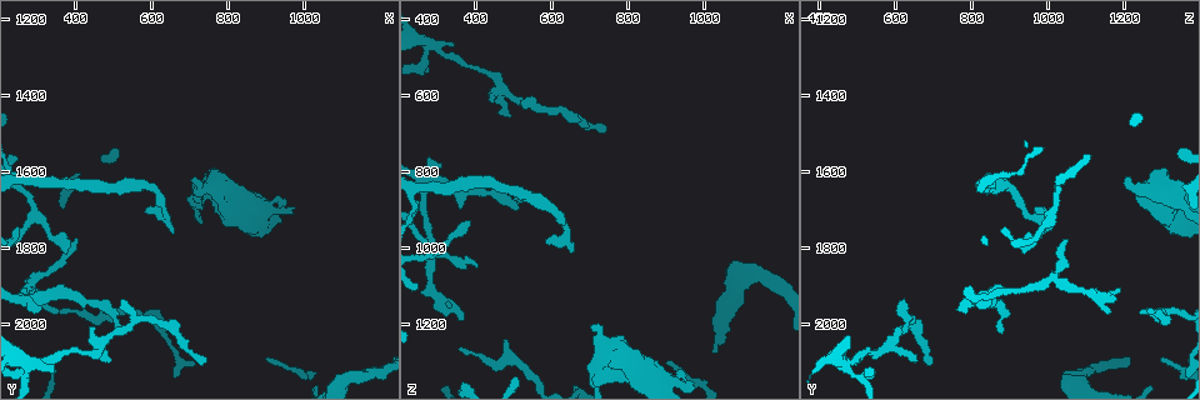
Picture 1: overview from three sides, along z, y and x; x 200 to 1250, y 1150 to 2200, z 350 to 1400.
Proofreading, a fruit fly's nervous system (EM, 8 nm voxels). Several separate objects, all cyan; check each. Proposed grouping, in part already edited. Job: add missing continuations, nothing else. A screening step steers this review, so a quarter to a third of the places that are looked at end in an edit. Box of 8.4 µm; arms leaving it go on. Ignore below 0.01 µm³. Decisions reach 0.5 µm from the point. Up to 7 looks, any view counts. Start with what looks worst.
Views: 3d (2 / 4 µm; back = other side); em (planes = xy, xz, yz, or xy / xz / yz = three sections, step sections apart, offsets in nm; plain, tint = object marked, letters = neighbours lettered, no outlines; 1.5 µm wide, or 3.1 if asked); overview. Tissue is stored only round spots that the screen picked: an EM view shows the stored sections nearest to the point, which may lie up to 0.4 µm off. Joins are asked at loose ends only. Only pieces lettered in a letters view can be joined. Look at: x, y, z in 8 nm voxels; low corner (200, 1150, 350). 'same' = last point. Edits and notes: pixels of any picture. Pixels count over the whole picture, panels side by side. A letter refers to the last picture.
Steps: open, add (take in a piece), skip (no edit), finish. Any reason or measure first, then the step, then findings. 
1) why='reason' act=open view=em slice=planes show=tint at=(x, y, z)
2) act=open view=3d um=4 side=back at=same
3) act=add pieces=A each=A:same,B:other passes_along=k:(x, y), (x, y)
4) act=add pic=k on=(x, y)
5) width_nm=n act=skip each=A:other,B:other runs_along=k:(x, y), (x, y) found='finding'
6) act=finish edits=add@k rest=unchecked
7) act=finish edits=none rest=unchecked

why='tapers out' act=open view=em slice=planes show=letters at=(525, 2025, 870)

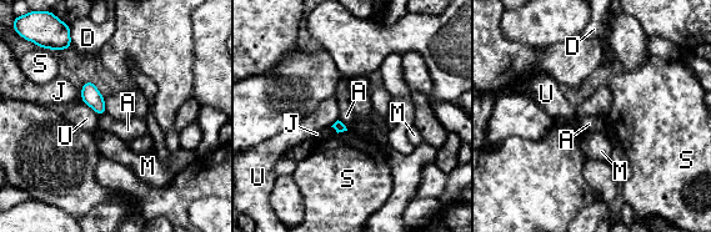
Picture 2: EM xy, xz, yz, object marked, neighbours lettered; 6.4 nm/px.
longest_contact=U:160nm act=skip each=A:other,D:other,J:other,M:other,S:other,U:other found='no lettered piece goes on from it'

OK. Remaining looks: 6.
why='an open end' act=open view=3d um=2 at=(280, 1965, 760)

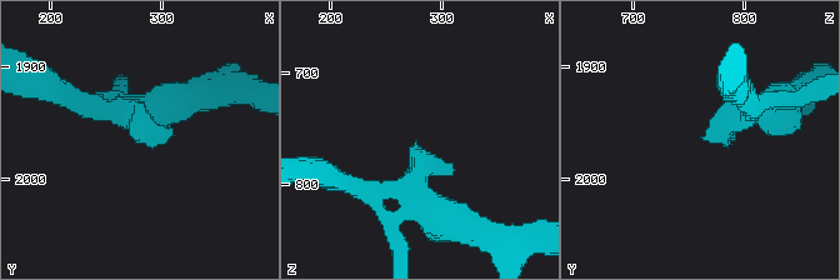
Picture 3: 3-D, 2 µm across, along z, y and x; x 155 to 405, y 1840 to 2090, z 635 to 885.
arm_widths_nm=170,300 why='need the tissue' act=open view=em slice=planes show=letters at=(276, 1966, 764)

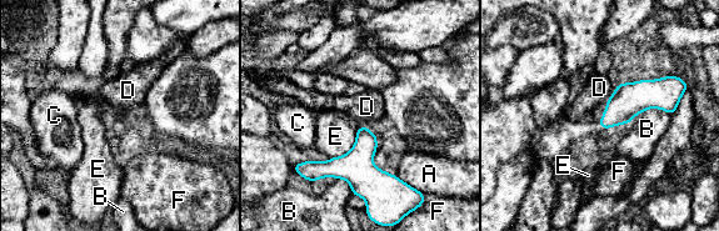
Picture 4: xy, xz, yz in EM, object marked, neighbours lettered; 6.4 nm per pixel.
longest_contact=B:280nm act=skip each=A:other,B:other,C:other,D:other,E:other,F:other border=4:(356, 129), (353, 146), (329, 159) found='no lettered piece goes on from it'

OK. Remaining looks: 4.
why='an open end' act=open view=em slice=yz step=8 show=letters at=(705, 1620, 1210)

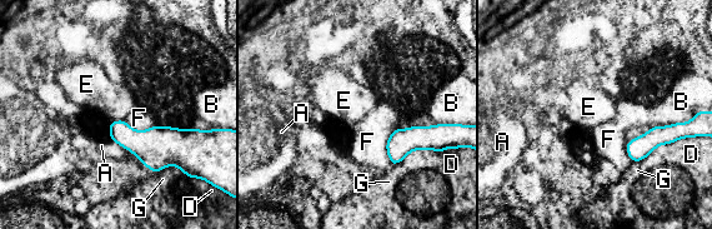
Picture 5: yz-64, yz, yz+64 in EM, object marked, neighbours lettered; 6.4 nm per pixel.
why='another direction' act=open view=em slice=planes show=letters at=same

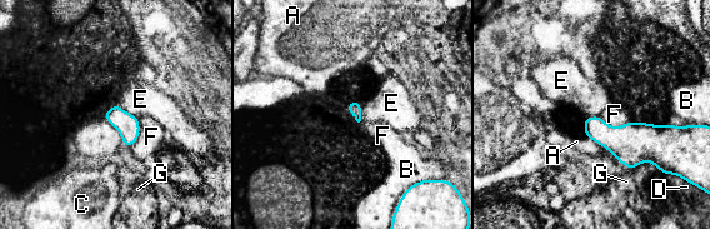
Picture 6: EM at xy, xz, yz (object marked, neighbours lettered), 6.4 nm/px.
act=skip each=A:other,B:other,C:other,D:other,E:other,F:other,G:other border=6:(116, 103), (136, 118) found='none of them fits'

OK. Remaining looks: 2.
act=finish edits=none rest=unchecked

